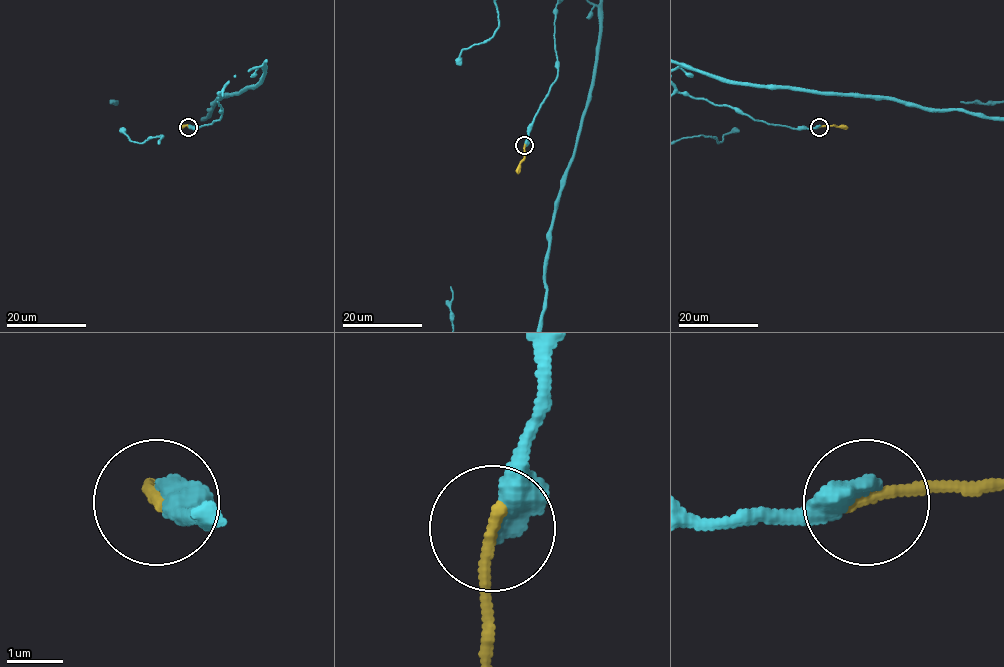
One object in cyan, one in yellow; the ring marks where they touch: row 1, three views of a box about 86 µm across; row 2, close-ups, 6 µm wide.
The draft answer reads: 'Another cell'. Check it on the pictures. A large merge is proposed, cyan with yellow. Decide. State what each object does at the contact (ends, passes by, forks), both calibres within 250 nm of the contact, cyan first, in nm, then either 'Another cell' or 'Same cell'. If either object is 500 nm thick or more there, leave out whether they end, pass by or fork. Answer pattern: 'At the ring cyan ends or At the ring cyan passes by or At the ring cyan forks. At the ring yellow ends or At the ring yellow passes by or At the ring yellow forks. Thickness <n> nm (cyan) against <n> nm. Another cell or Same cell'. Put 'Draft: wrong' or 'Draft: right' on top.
Draft: wrong
At the ring cyan ends. At the ring yellow ends. Thickness 480 nm (cyan) against 240 nm. Same cell

